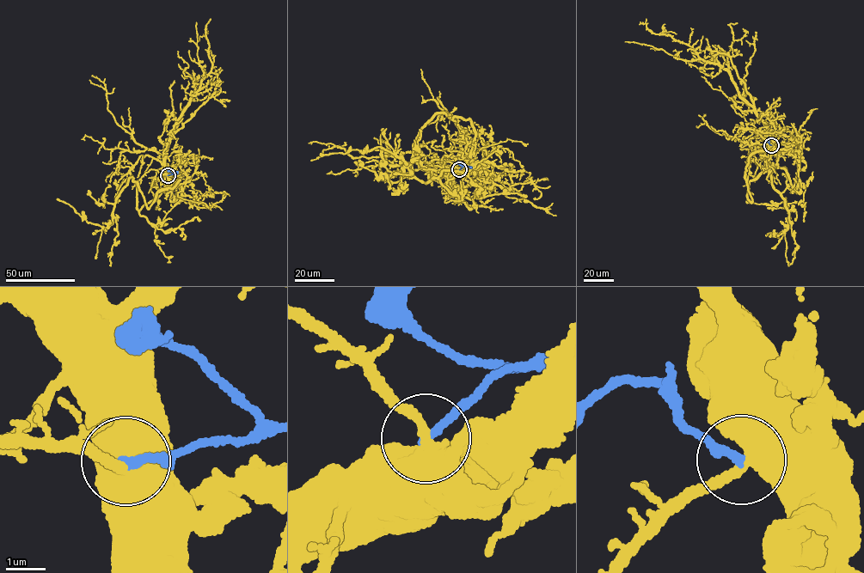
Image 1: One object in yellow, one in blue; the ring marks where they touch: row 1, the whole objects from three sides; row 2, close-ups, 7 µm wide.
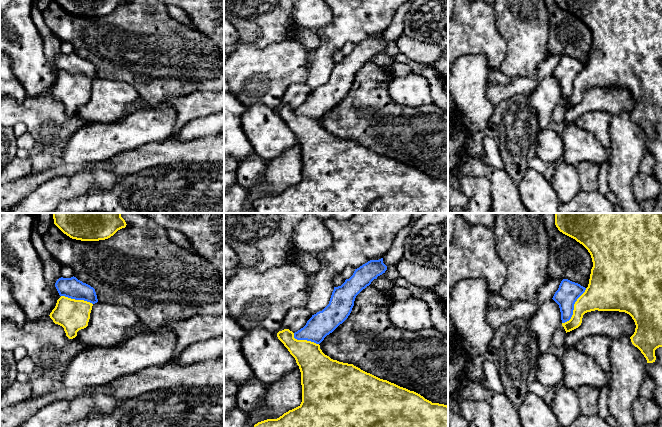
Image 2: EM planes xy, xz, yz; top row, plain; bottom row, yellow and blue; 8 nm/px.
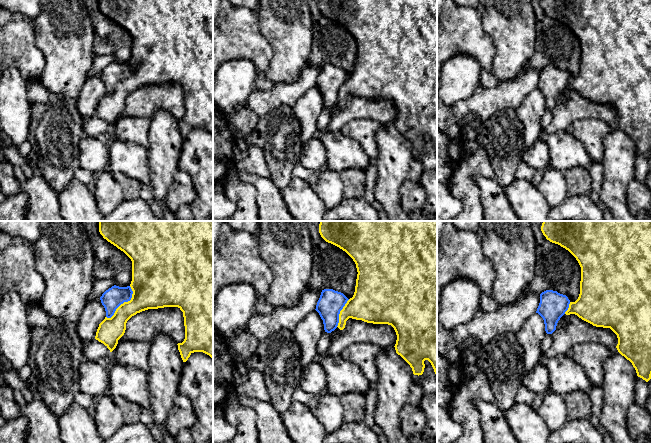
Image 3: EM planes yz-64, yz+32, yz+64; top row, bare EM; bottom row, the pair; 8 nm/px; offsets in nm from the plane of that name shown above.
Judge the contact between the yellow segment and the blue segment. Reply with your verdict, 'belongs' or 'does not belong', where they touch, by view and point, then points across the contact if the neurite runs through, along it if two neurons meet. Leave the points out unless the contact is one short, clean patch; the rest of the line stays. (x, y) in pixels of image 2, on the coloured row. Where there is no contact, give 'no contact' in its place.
does not belong; contact yz (574, 307)

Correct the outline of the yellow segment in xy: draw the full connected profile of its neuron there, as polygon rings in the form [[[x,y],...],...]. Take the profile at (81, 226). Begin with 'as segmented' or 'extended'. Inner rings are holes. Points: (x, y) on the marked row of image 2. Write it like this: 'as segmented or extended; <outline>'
as segmented; [[[53,213],[54,224],[67,236],[81,241],[99,241],[126,227],[121,213]]]

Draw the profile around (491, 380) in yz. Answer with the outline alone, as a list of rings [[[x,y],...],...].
[[[487,360],[483,363],[483,378],[474,382],[480,384],[488,390],[492,390],[497,393],[504,393],[499,369],[496,364],[491,361]]]

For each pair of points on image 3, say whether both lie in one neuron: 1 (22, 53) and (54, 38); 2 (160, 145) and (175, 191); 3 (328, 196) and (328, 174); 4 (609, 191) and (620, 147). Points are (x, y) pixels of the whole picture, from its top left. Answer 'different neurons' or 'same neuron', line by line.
1: different neurons
2: different neurons
3: same neuron
4: same neuron

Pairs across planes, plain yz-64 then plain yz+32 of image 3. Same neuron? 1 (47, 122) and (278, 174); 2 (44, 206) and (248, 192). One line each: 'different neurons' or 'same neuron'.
1: same neuron
2: different neurons

